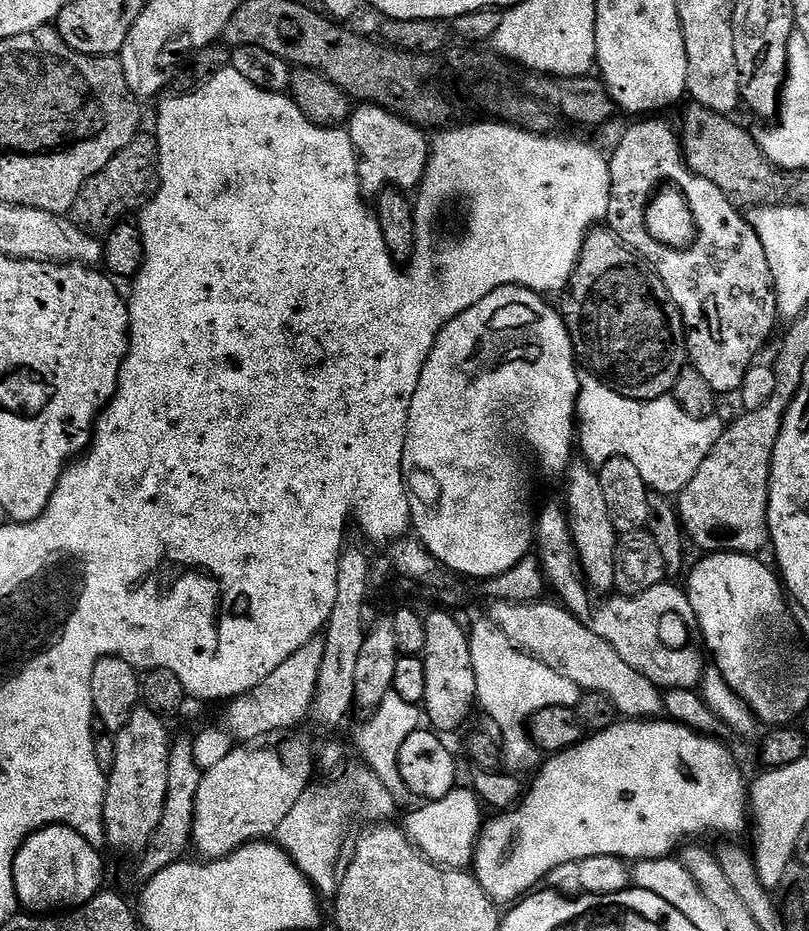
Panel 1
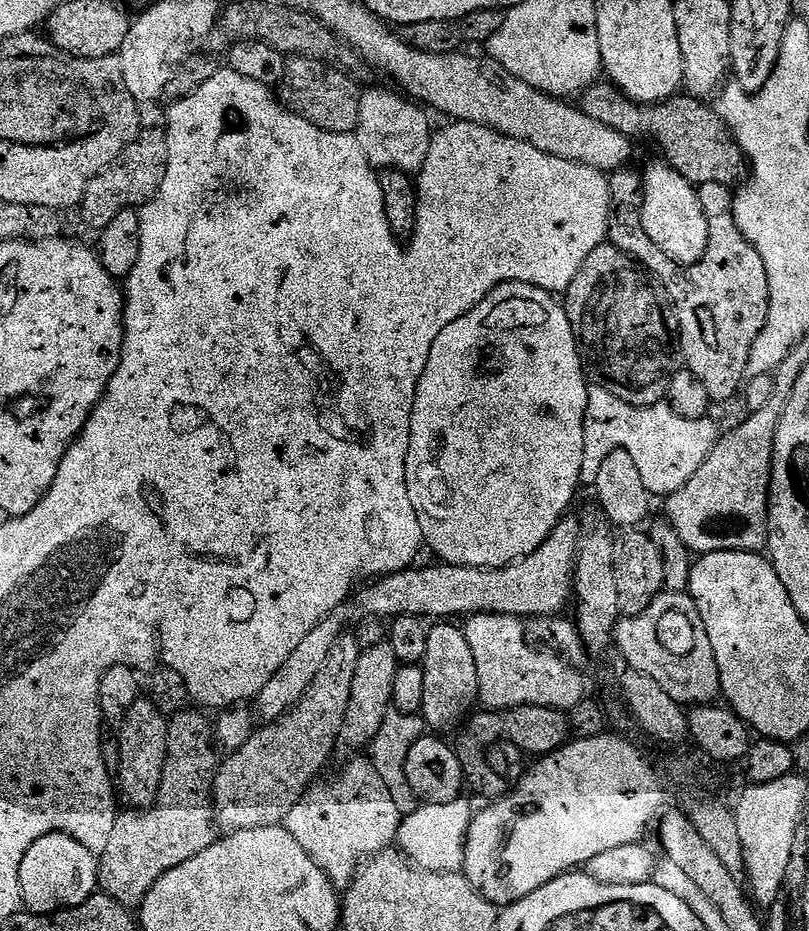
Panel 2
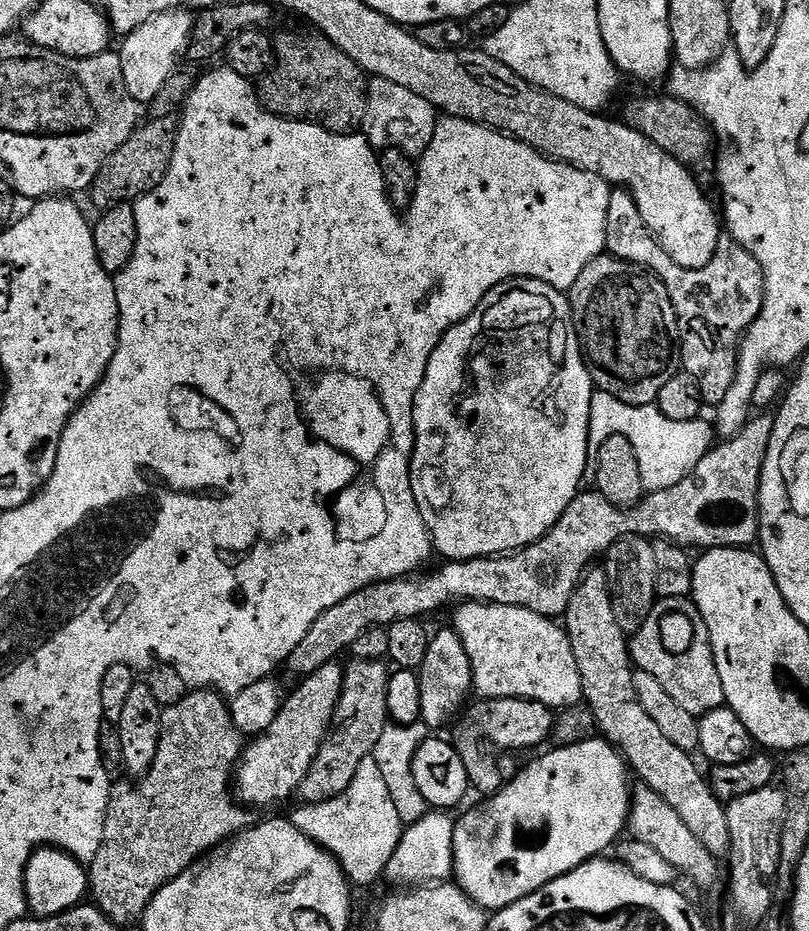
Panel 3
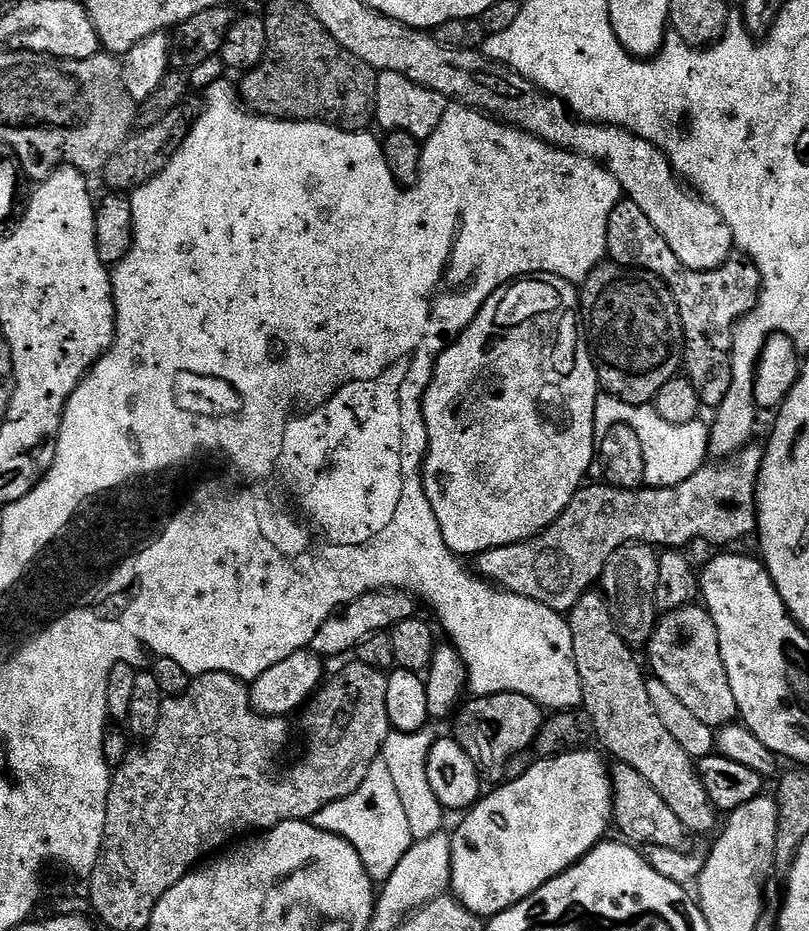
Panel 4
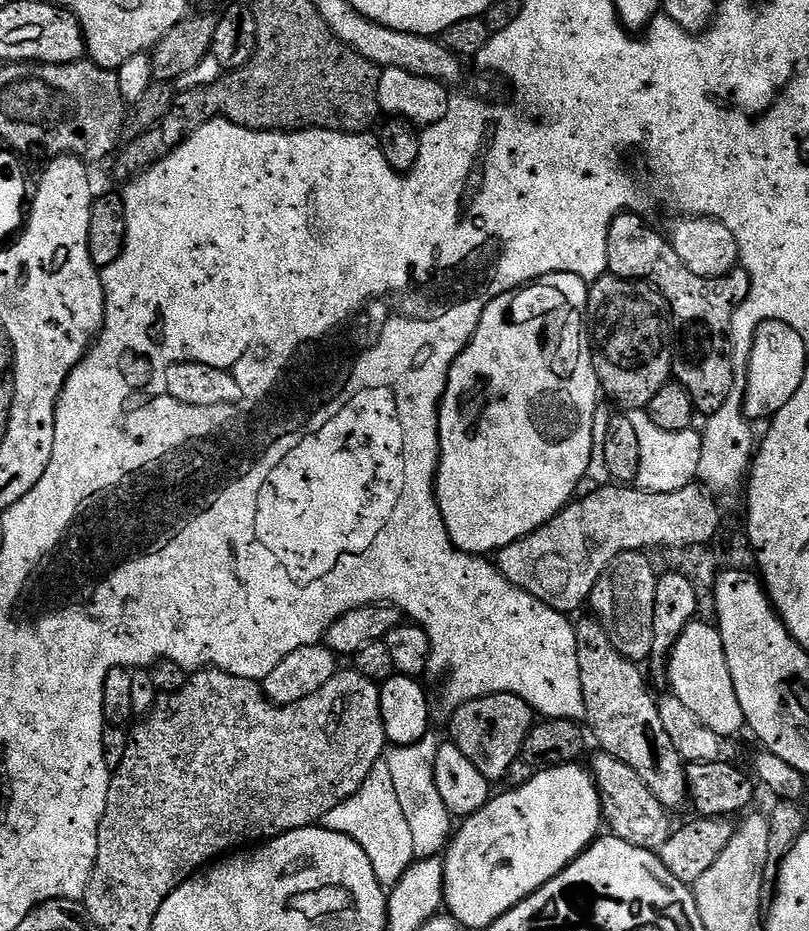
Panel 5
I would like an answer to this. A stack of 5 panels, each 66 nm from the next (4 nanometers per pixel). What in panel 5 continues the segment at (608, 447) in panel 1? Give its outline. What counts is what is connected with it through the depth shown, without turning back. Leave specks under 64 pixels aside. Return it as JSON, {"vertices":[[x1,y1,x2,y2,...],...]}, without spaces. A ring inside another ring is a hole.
{"vertices":[[632,410,627,413,634,430,638,434,638,474,635,483,644,492,654,494,670,494,674,490,682,490,698,477,698,458,702,458,702,438,700,432,687,428,681,432,662,430,662,426,654,426,650,422,647,411]]}

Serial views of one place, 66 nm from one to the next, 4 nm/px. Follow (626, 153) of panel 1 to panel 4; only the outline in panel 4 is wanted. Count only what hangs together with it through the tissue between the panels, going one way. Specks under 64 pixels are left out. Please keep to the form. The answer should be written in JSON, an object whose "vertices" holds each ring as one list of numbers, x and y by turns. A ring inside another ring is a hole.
{"vertices":[[627,198,620,199,614,210,608,212,606,246,606,256,611,263,653,272,672,291,672,297,680,305,680,321,684,323,683,367,694,390,698,390,701,405,715,410,730,391,732,330,741,318,757,307,762,295,760,271,743,254,729,258,721,268,709,272,695,272,682,266,674,250,666,246,666,238,654,230,650,218,646,218,635,202]]}

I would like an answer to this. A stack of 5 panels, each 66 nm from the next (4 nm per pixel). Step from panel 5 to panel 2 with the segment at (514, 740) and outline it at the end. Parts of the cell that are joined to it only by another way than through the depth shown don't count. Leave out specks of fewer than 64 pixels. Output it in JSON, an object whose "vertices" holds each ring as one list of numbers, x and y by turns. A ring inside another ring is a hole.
{"vertices":[[523,704,521,708,480,711,477,711,459,729,458,735,455,737,457,740,454,740,454,747,458,762,462,766,465,785,469,789,472,787,478,795,485,796,485,801,491,802,500,799,510,788,509,781,505,777,494,774,494,770,490,770,488,749,493,744,507,742,518,746,525,754,532,754,532,752,547,754,556,752,569,743,568,718,563,711,544,708,540,704]]}

